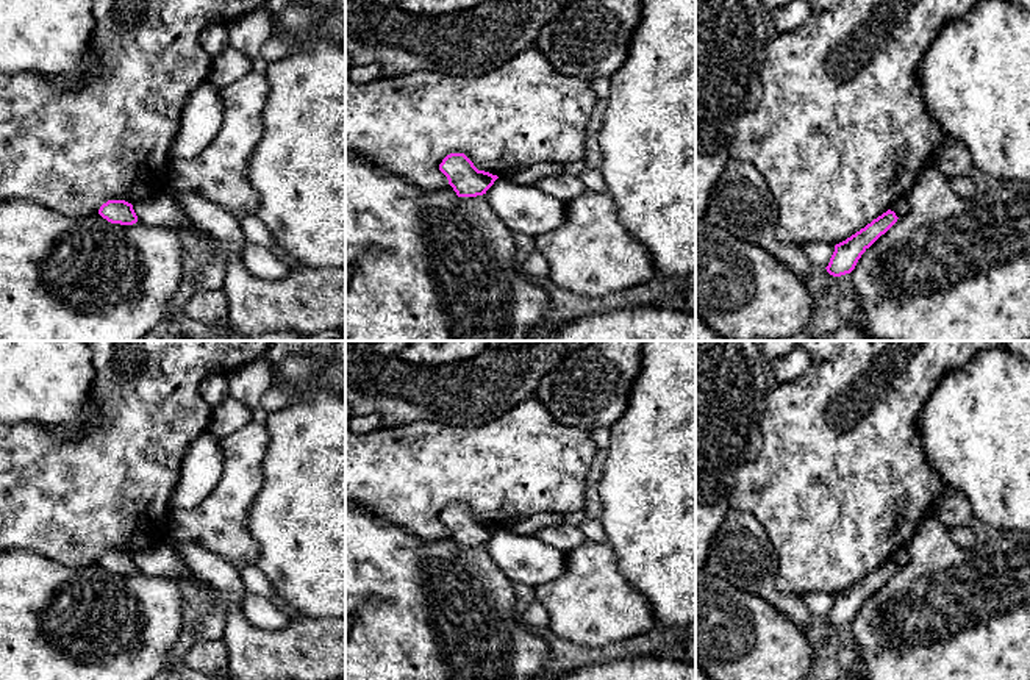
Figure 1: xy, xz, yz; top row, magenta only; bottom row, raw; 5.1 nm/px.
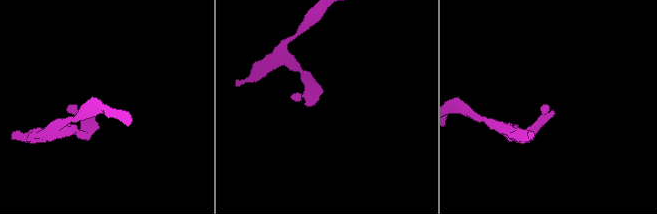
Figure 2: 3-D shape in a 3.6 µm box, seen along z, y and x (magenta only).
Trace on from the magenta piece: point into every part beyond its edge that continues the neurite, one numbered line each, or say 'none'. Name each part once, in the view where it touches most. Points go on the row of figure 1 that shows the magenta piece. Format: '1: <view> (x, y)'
1: xz (527, 211)

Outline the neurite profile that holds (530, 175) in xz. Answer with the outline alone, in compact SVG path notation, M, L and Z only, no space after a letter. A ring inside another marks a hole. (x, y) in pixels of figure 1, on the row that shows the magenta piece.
M538 163L527 169L503 174L500 178L516 184L533 186L536 181L547 177L558 177L563 174L566 164L561 163Z

